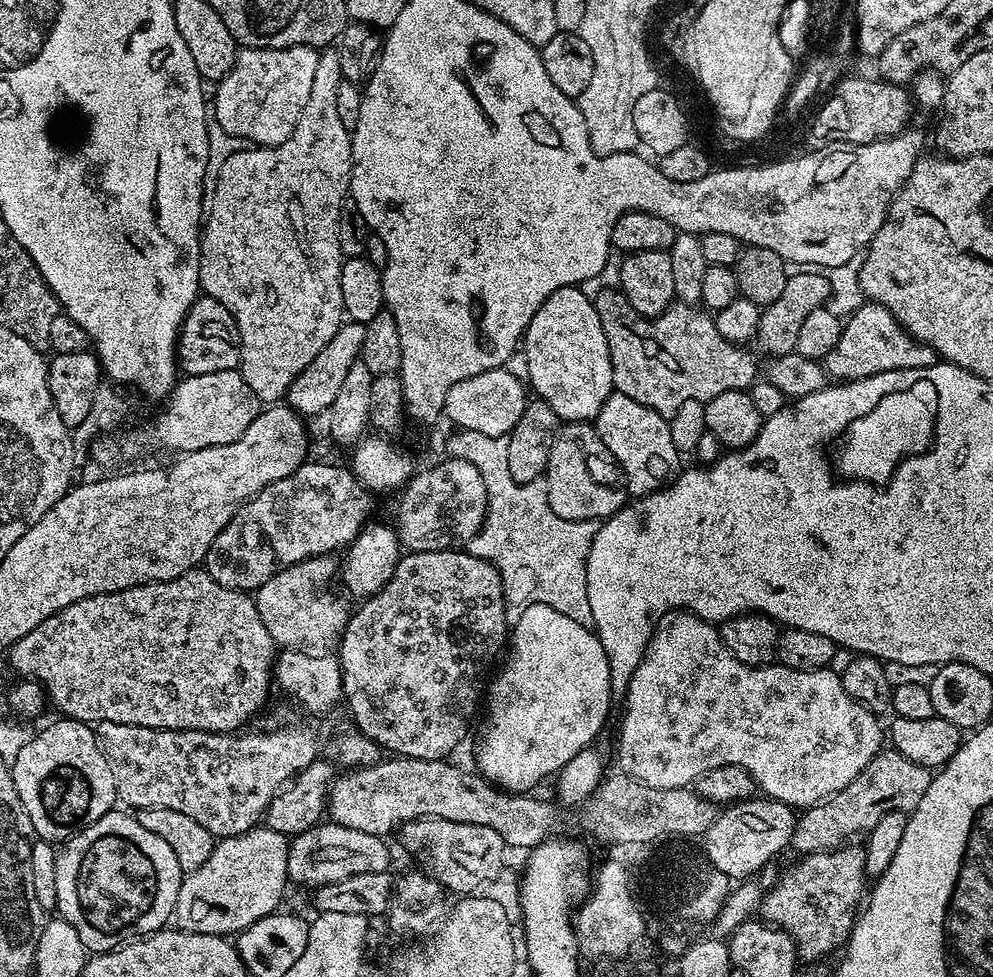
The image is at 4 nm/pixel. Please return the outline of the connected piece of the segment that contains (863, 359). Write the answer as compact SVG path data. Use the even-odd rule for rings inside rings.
M865 302L843 321L838 346L824 356L822 367L833 381L847 382L886 374L886 370L922 370L936 363L936 352L916 341L888 310L881 304Z

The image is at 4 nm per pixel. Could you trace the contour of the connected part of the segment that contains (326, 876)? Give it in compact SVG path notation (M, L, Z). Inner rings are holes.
M321 822L315 828L299 832L291 837L288 845L288 879L293 885L305 880L311 886L342 882L354 874L389 871L392 856L381 837L362 834L362 830L350 830L341 824Z

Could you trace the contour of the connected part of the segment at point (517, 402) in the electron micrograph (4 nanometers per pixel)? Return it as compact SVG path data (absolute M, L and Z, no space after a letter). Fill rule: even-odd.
M507 367L486 370L482 374L474 374L474 378L465 378L455 386L450 386L450 394L446 394L444 403L444 416L452 419L460 430L478 430L478 434L487 436L507 436L514 422L522 418L522 410L530 399L525 381L521 377L520 381L508 371Z

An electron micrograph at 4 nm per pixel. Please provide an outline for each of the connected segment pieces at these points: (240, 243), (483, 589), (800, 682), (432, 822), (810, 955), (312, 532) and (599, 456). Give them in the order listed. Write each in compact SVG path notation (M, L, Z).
M324 50L318 58L318 71L314 74L314 83L310 90L310 99L298 118L298 126L286 142L278 148L263 146L249 146L243 148L238 154L230 154L226 162L222 162L222 170L218 170L218 186L210 190L210 203L206 208L206 219L202 224L200 233L200 286L203 295L214 298L230 310L234 322L238 326L240 335L240 367L241 378L251 390L253 396L260 402L280 402L288 395L288 388L322 354L326 342L338 334L340 325L345 323L344 307L342 306L342 266L345 257L341 255L338 244L338 224L340 212L345 201L350 196L352 183L352 133L349 128L342 126L338 118L337 95L338 86L344 79L342 70L338 66L338 54L335 50Z
M449 550L447 552L413 552L401 555L396 564L394 574L386 582L381 592L367 597L360 609L353 611L348 617L348 624L344 628L344 636L340 640L338 659L340 669L344 672L343 699L348 700L348 708L356 715L359 731L372 737L385 753L396 756L409 756L419 760L442 760L451 757L451 752L463 742L472 728L472 719L476 711L481 711L482 701L486 696L486 685L489 683L488 671L496 659L501 659L506 648L506 641L510 636L509 605L504 599L504 587L500 571L490 560L480 560L471 556L466 550Z
M687 610L668 612L660 619L652 634L652 641L644 651L644 657L638 662L632 677L628 679L624 694L625 712L620 720L620 741L616 744L616 752L620 755L618 768L627 776L638 778L638 782L646 782L646 786L687 788L695 785L699 776L706 774L706 770L714 770L714 766L742 766L742 770L750 774L757 789L767 799L789 804L794 810L803 810L850 786L850 782L854 782L854 778L858 778L858 774L862 774L862 770L866 770L866 765L882 750L882 724L880 728L879 722L876 721L879 720L877 715L849 698L846 690L842 690L842 682L837 673L829 671L828 668L794 670L779 662L752 668L749 664L738 662L738 658L734 658L734 654L722 642L719 631L709 621Z
M433 816L410 820L399 829L398 836L404 839L404 848L421 860L429 875L444 885L449 893L472 894L483 884L488 884L504 868L504 839L490 826L478 826L466 822L450 822Z
M849 842L831 852L809 852L799 859L773 886L772 893L763 897L762 916L796 943L796 954L801 961L820 960L836 947L837 951L852 933L866 892L864 848L859 843Z
M312 463L301 464L298 470L294 470L294 474L278 478L278 482L263 488L257 496L253 496L236 511L230 522L226 522L204 556L203 567L210 578L214 578L214 582L227 588L236 588L239 592L251 593L261 588L280 569L301 564L303 560L335 553L335 548L343 549L355 540L360 529L369 523L373 493L365 488L351 467L339 468L336 464Z
M564 422L556 431L554 446L548 459L548 501L558 518L567 520L599 520L619 512L626 503L624 473L606 450L595 427L588 422Z

